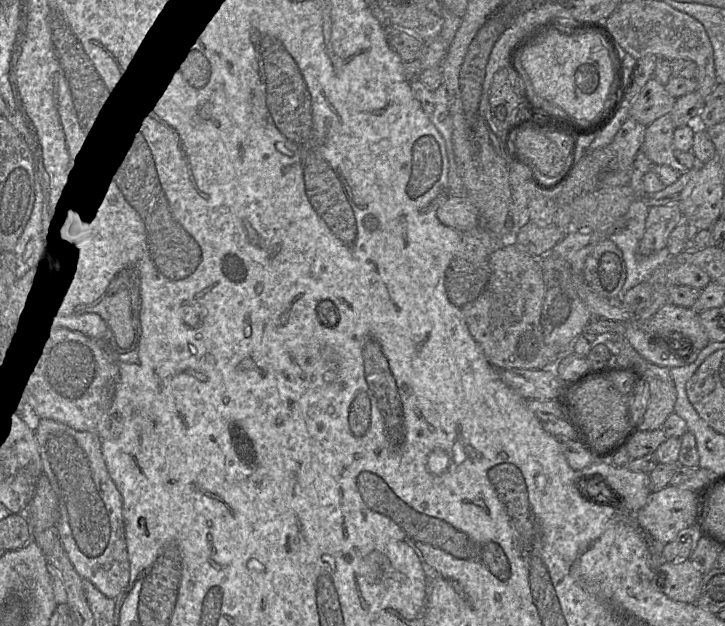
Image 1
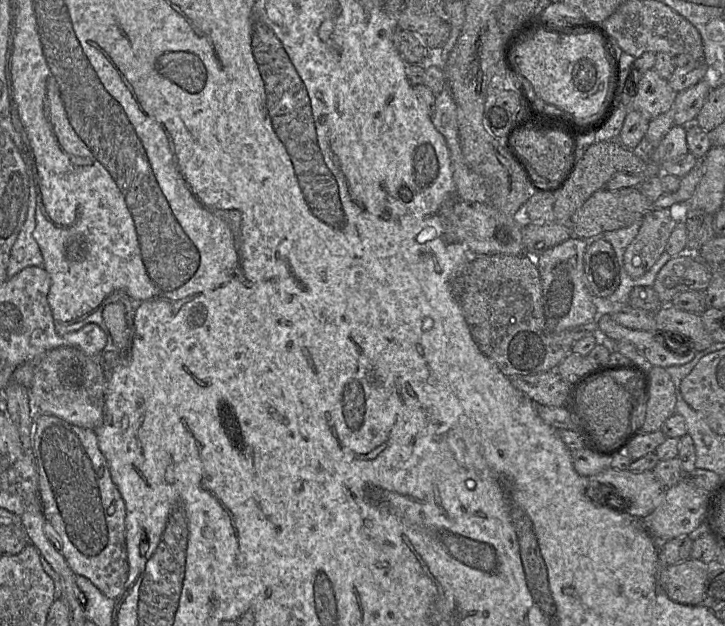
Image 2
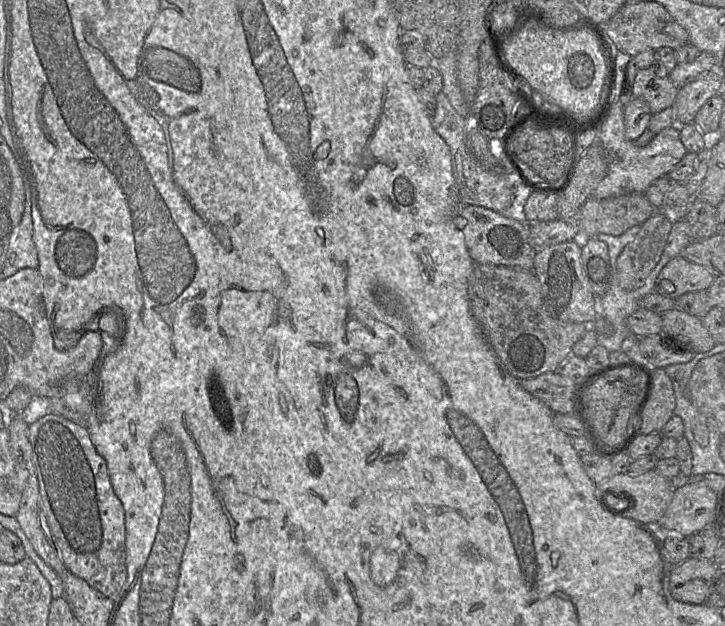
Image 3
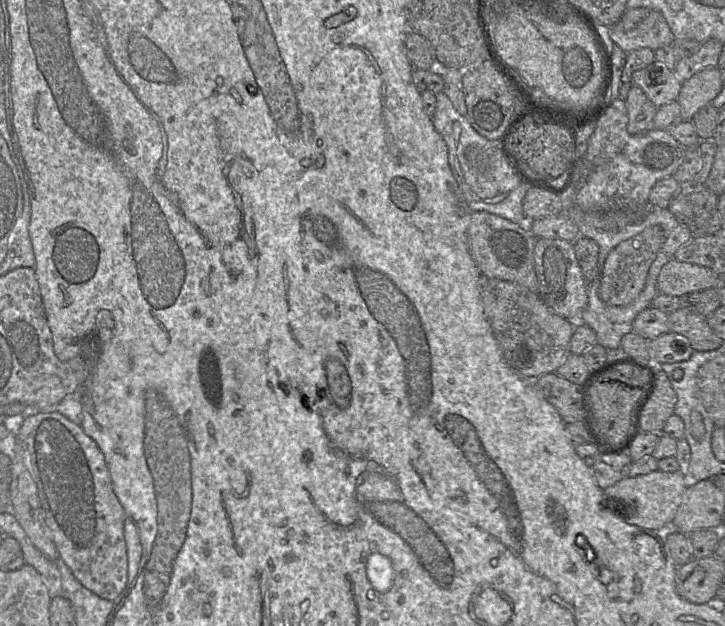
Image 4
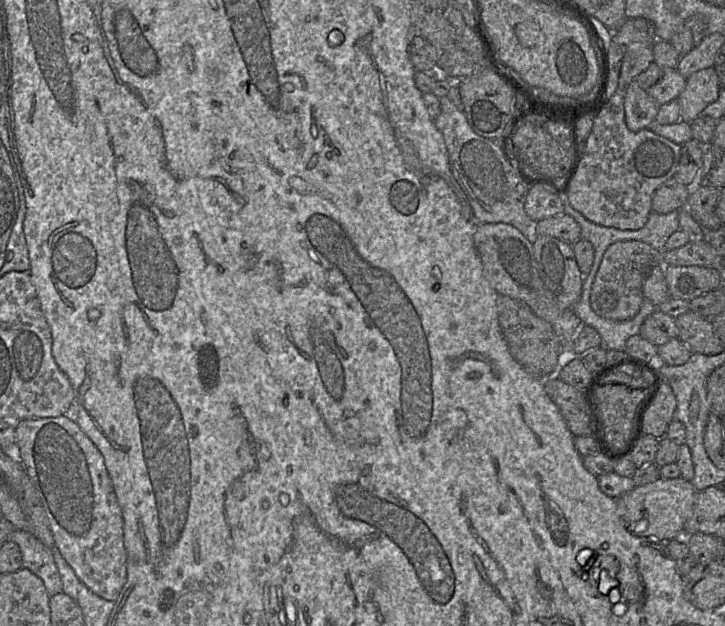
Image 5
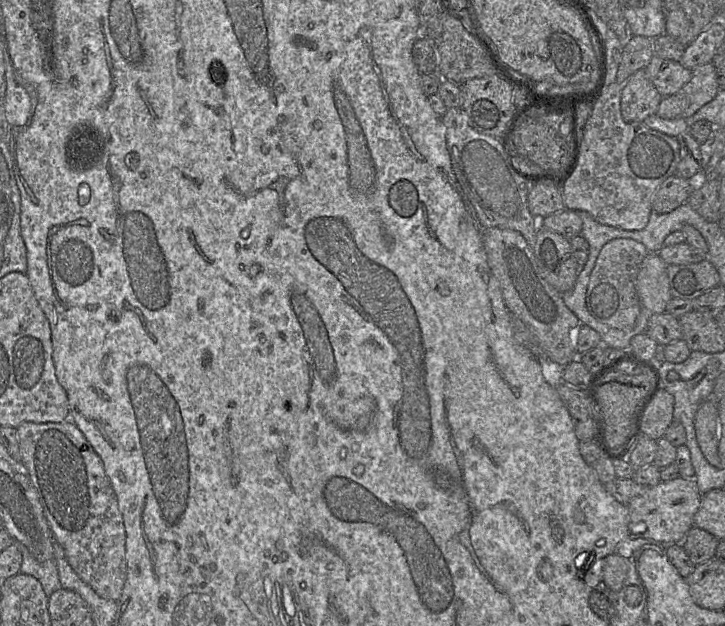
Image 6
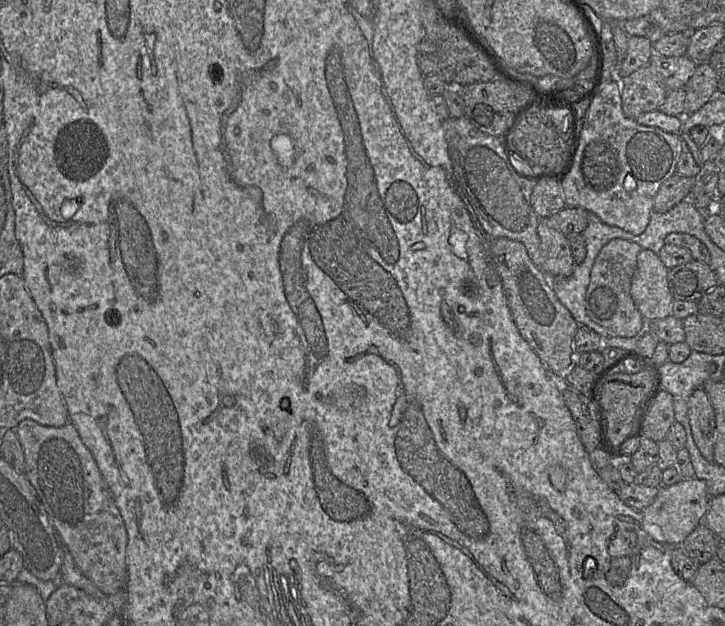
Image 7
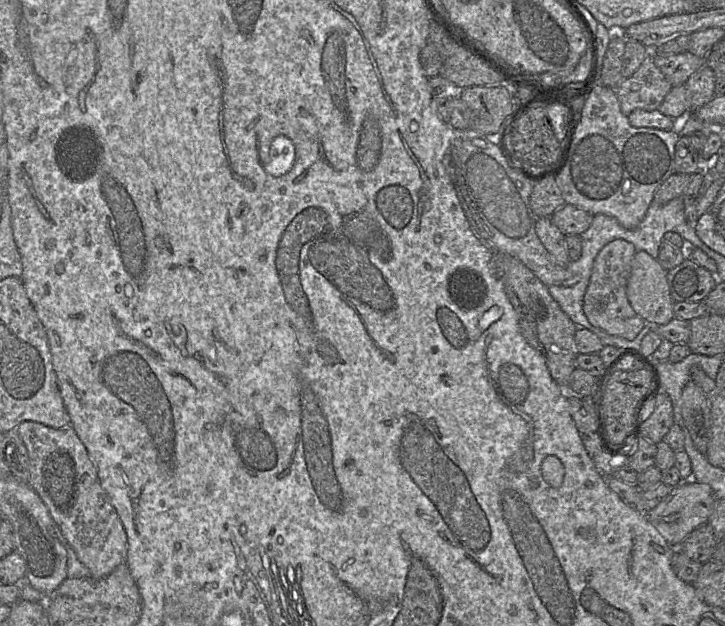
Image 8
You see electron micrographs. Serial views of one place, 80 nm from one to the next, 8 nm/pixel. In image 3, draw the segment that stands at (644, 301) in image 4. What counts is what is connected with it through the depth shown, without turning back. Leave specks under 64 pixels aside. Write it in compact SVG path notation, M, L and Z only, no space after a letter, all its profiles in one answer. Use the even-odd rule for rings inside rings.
M662 254L659 262L647 276L643 286L633 291L623 290L618 283L616 271L609 290L601 297L595 296L595 312L604 317L613 326L611 336L598 335L597 344L605 347L608 352L619 351L622 341L629 336L628 317L640 308L640 301L654 292L654 285L662 268L671 258Z

